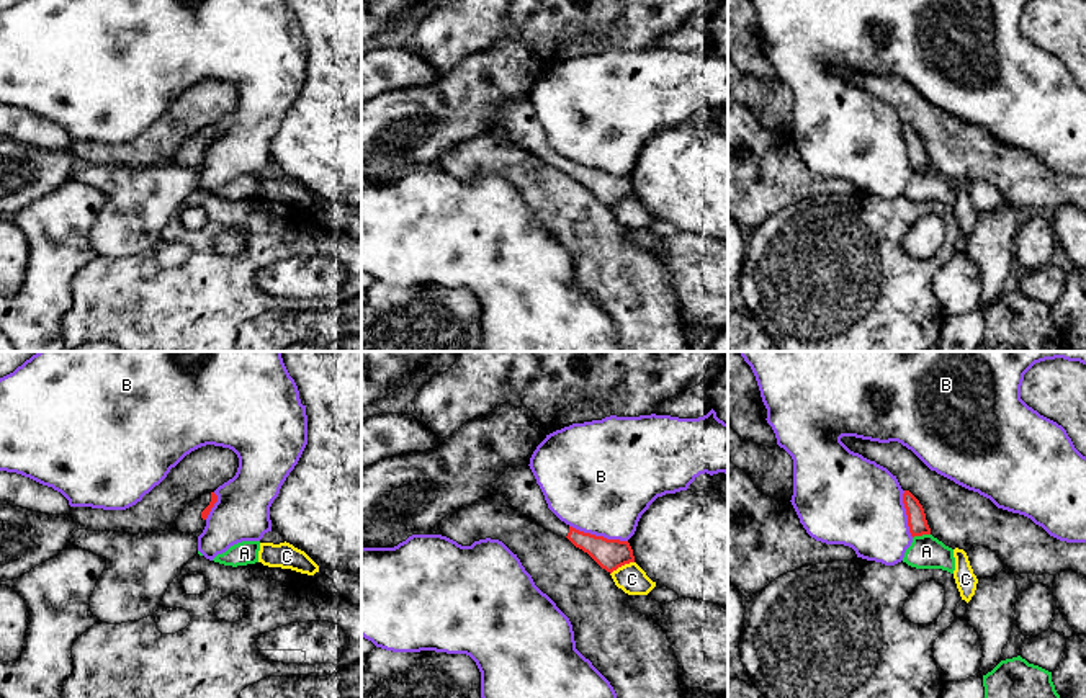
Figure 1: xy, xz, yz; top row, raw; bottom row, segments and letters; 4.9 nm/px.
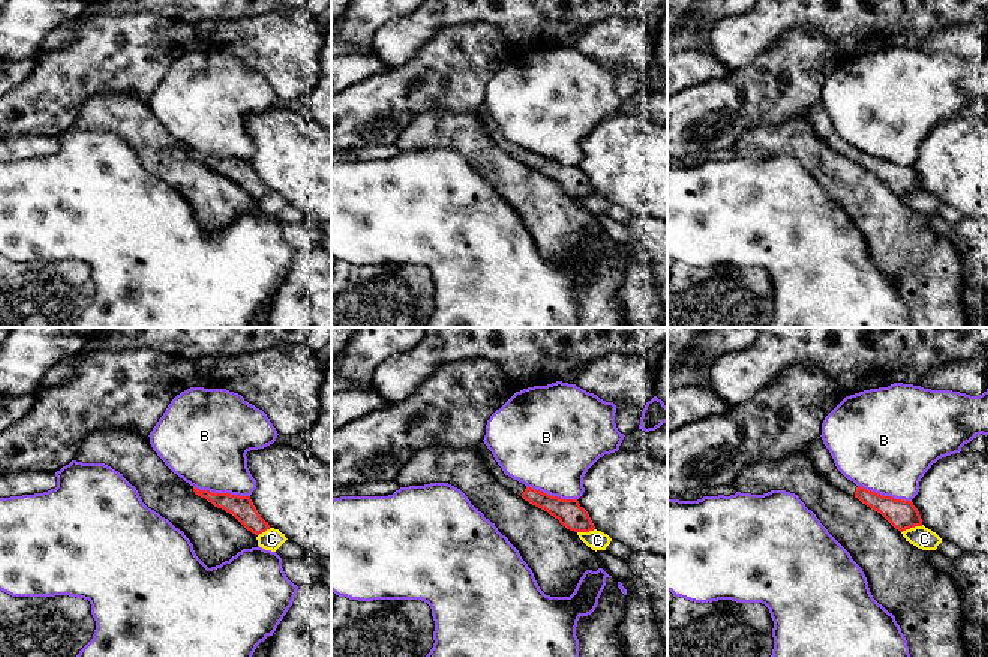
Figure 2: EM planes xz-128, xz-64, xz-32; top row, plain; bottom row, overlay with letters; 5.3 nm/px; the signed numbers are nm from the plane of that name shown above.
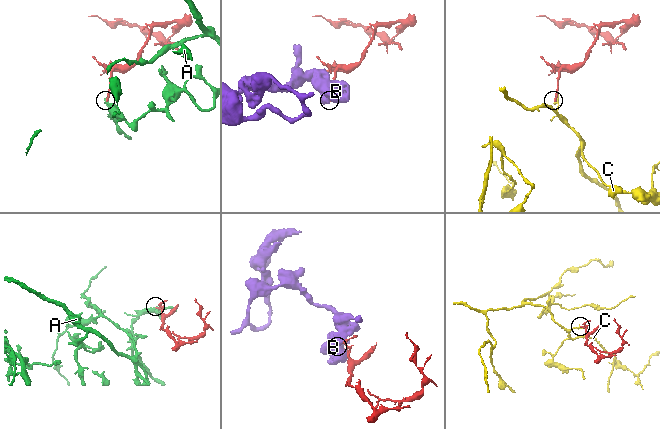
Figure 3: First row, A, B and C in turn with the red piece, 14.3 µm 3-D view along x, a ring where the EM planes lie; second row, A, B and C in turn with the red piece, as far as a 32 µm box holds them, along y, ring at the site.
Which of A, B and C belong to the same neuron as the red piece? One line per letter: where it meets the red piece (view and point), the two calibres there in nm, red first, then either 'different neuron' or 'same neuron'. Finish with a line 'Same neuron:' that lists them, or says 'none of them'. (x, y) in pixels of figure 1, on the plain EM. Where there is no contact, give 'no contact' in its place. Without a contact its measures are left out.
A: contact yz (921, 169); calibres 100 and 160 nm; different neuron
B: contact xz (599, 170); calibres 150 and 480 nm; different neuron
C: contact xz (622, 198); calibres 150 and 150 nm; different neuron
Same neuron: none of them

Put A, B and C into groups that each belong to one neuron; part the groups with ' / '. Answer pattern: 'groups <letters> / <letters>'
groups A / B / C

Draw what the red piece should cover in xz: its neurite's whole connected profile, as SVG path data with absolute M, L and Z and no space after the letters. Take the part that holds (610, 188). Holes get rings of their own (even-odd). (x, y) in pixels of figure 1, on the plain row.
M530 100L509 101L492 116L489 129L502 129L517 145L532 152L545 163L568 172L610 208L625 198L635 196L628 175L584 167L561 155L548 142Z

